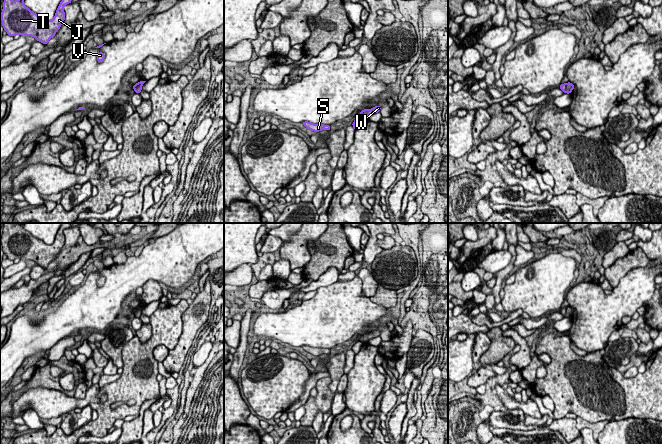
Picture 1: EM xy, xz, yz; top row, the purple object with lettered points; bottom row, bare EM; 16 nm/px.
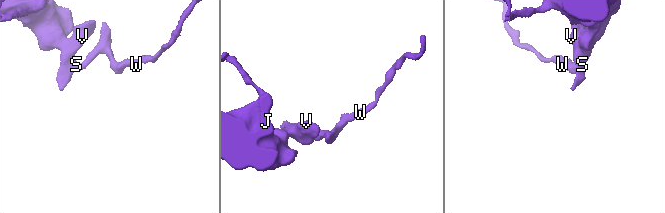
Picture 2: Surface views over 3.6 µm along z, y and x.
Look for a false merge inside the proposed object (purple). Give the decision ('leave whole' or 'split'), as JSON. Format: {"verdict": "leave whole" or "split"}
{"verdict": "split"}

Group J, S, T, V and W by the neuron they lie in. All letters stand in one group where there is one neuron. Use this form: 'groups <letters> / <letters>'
groups J S T V / W

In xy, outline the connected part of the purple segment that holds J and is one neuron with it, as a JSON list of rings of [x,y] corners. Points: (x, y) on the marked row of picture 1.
[[[4,0],[1,12],[2,26],[10,36],[32,36],[46,45],[64,23],[64,6],[70,3],[71,0],[62,0],[54,18],[46,20],[26,7],[24,0]]]

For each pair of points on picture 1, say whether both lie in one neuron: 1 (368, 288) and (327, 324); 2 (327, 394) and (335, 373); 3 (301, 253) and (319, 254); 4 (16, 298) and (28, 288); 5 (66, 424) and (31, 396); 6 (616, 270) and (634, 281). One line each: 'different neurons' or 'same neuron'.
1: different neurons
2: different neurons
3: different neurons
4: same neuron
5: different neurons
6: different neurons

